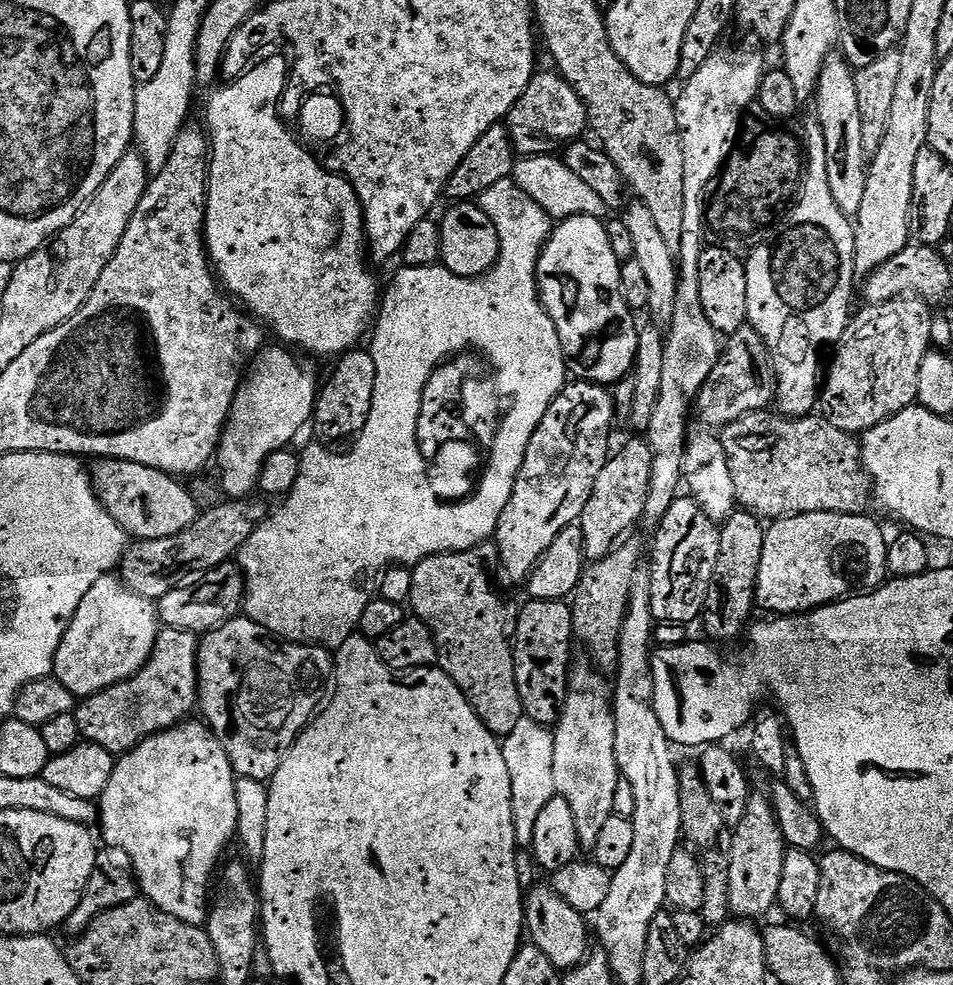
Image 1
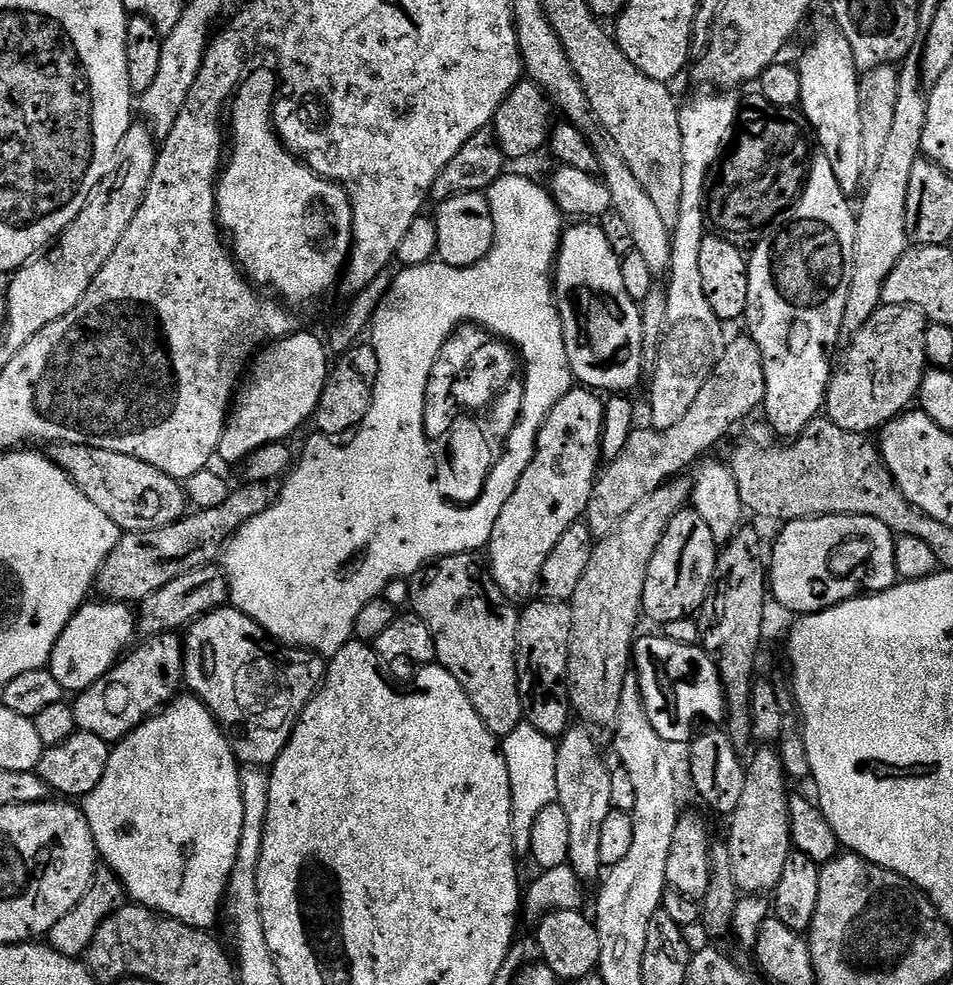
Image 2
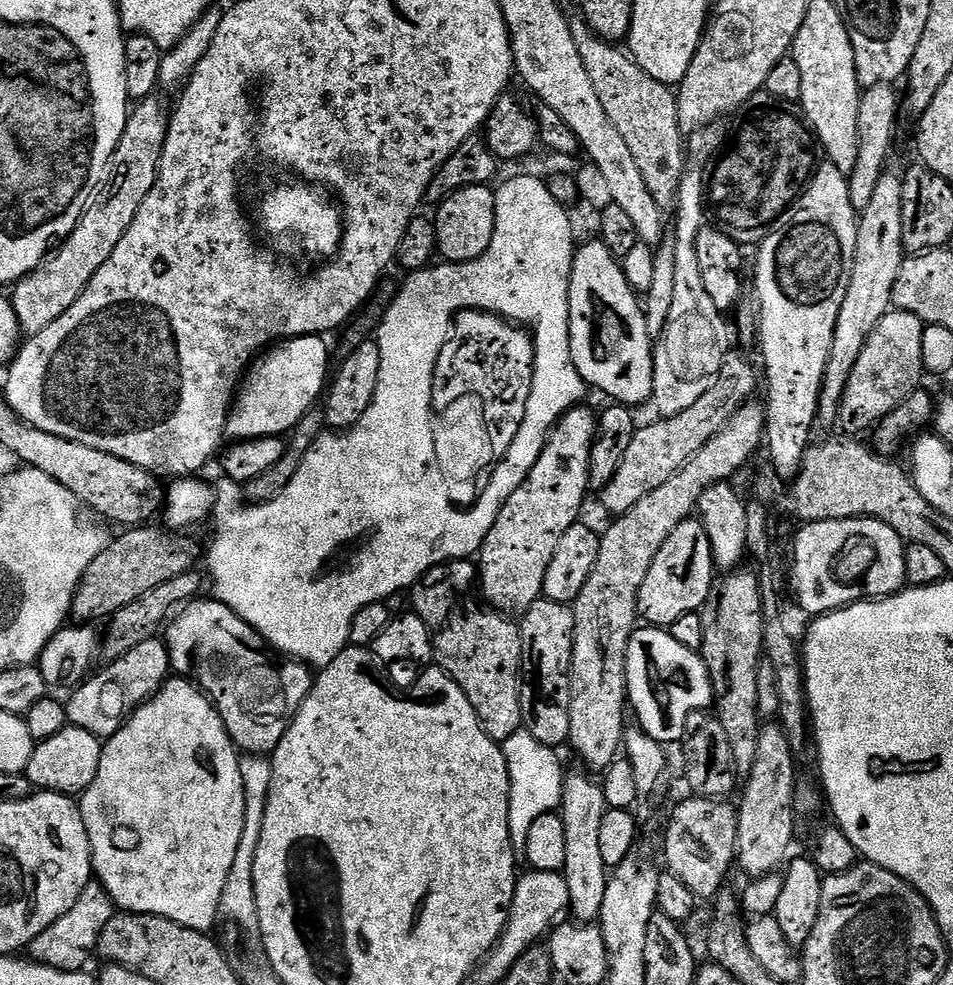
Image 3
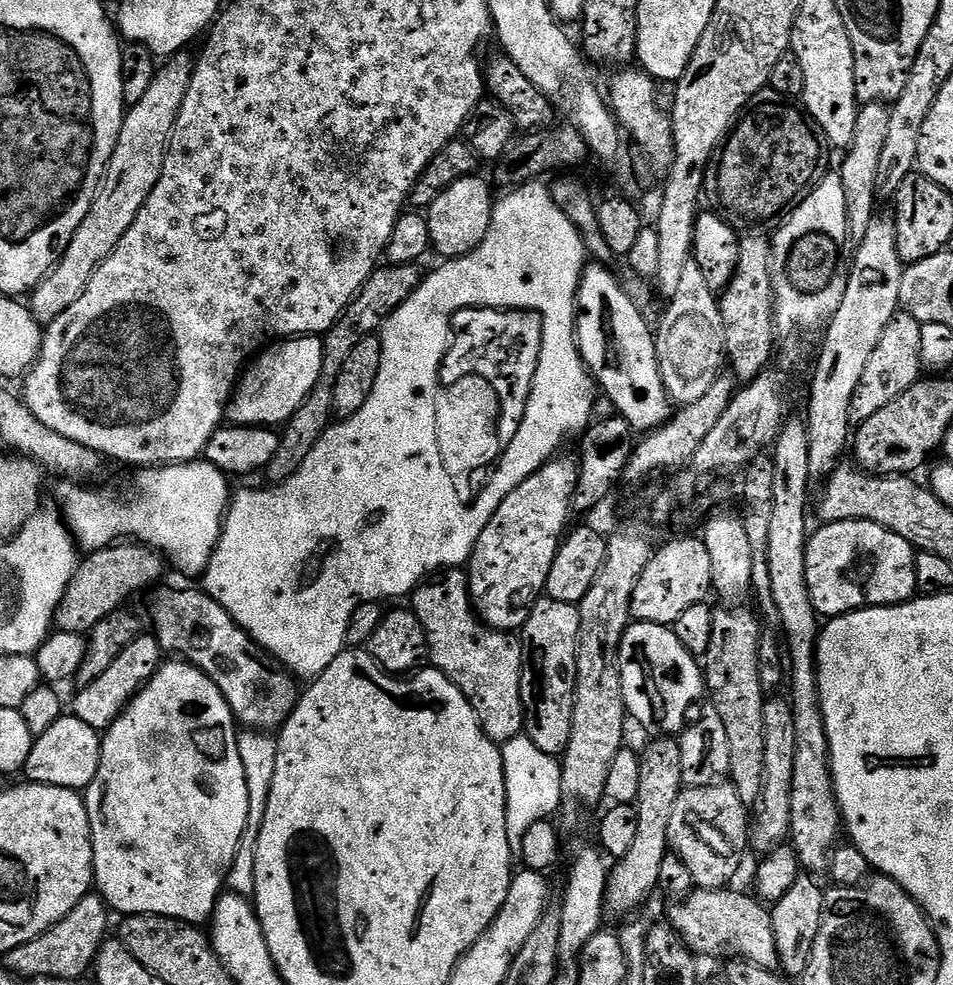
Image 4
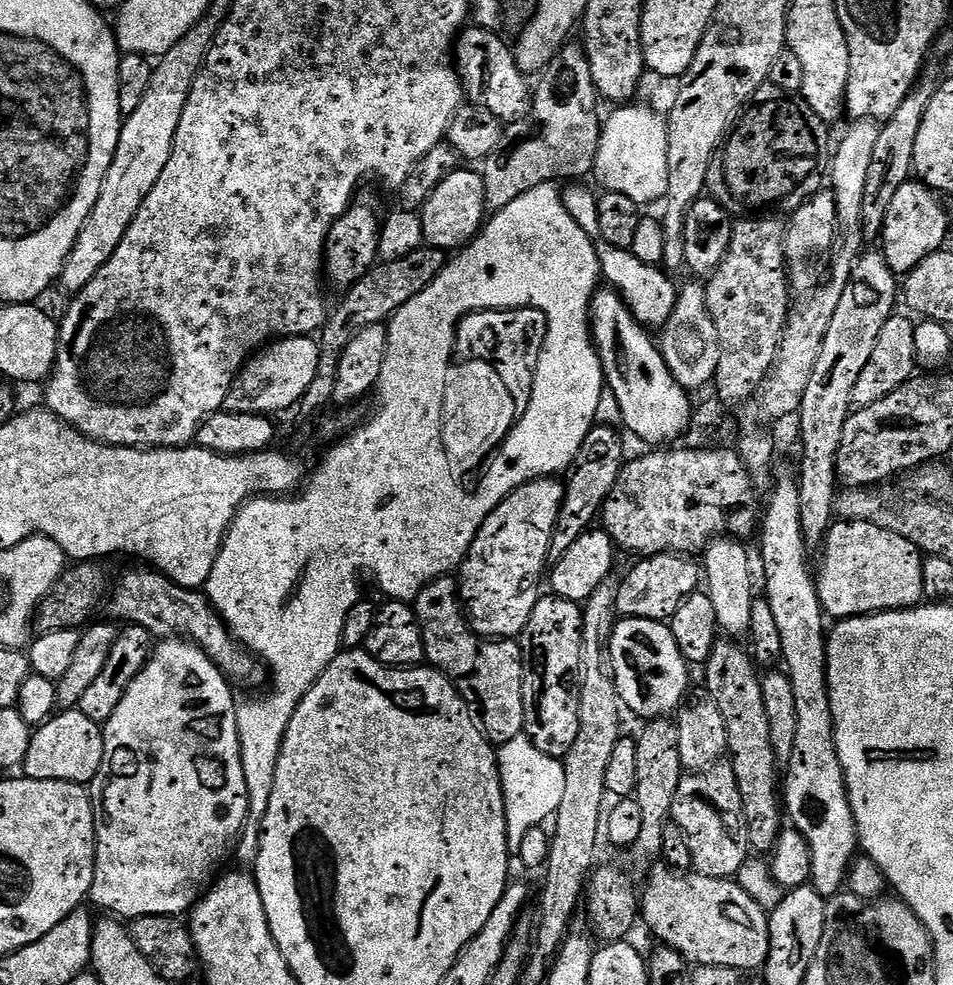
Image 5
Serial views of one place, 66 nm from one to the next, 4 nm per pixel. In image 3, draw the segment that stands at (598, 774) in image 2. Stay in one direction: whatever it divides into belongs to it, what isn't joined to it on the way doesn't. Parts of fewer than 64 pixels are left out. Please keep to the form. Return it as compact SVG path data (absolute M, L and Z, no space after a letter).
M569 771L564 778L562 819L566 850L562 871L572 899L571 915L576 915L573 917L580 922L596 922L600 919L602 902L610 879L609 869L605 868L602 862L602 818L610 809L604 797L603 783L583 771L580 772Z

